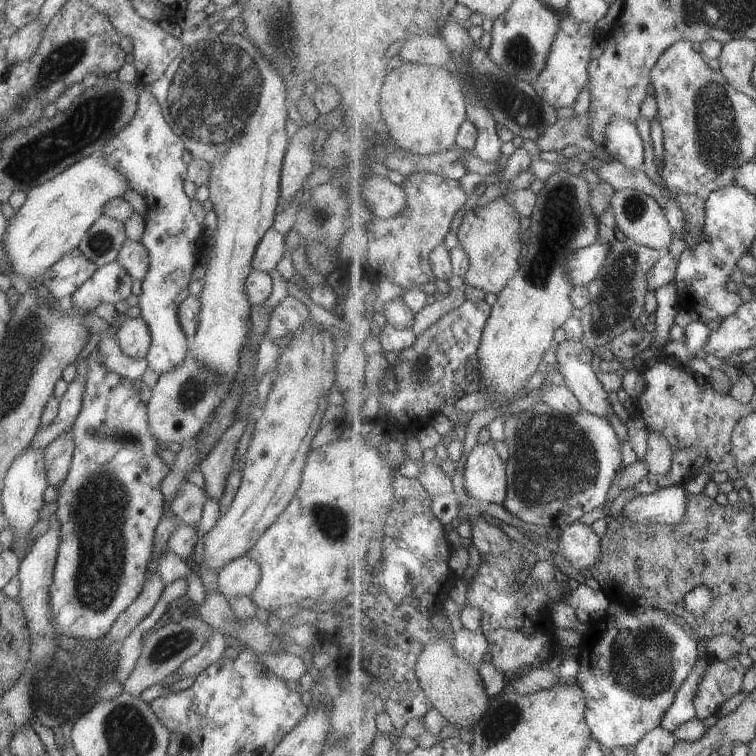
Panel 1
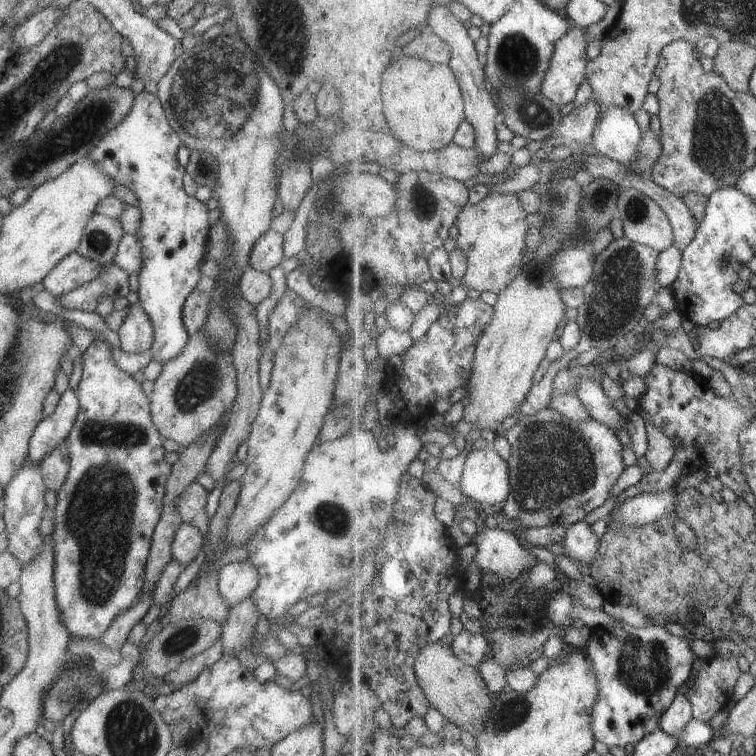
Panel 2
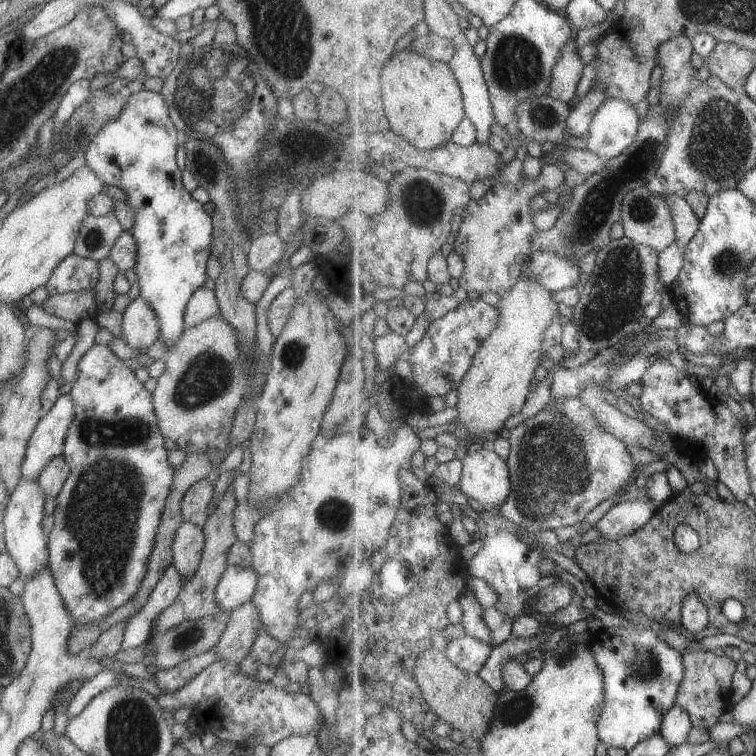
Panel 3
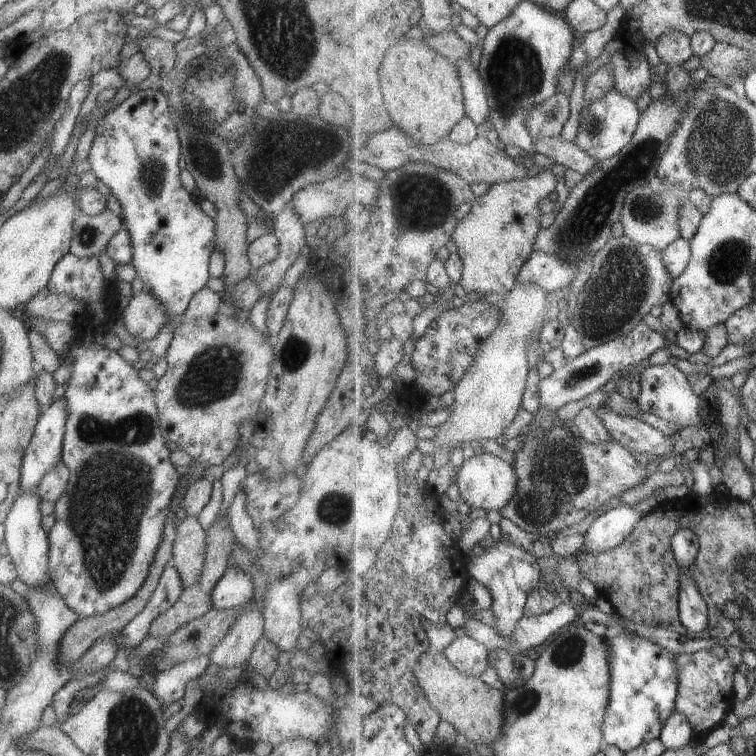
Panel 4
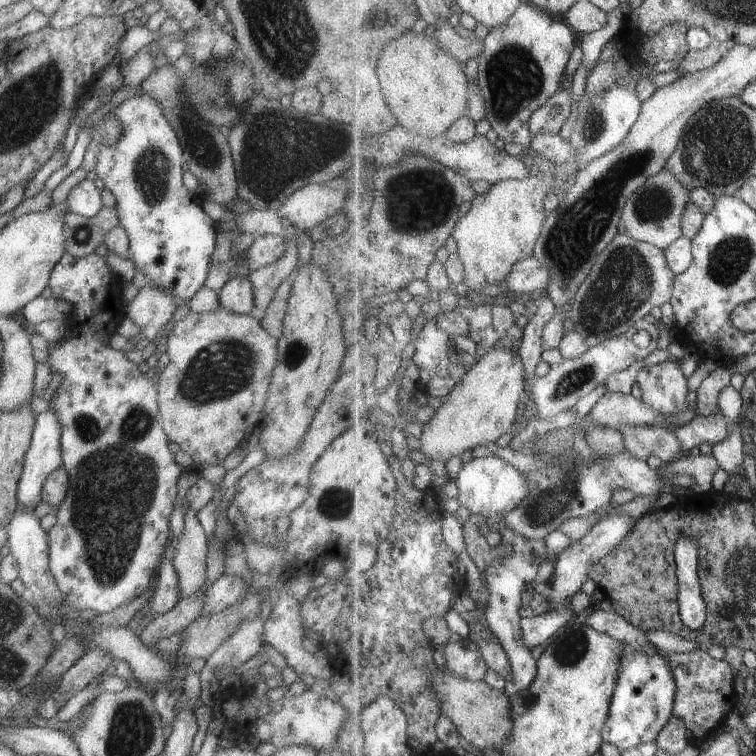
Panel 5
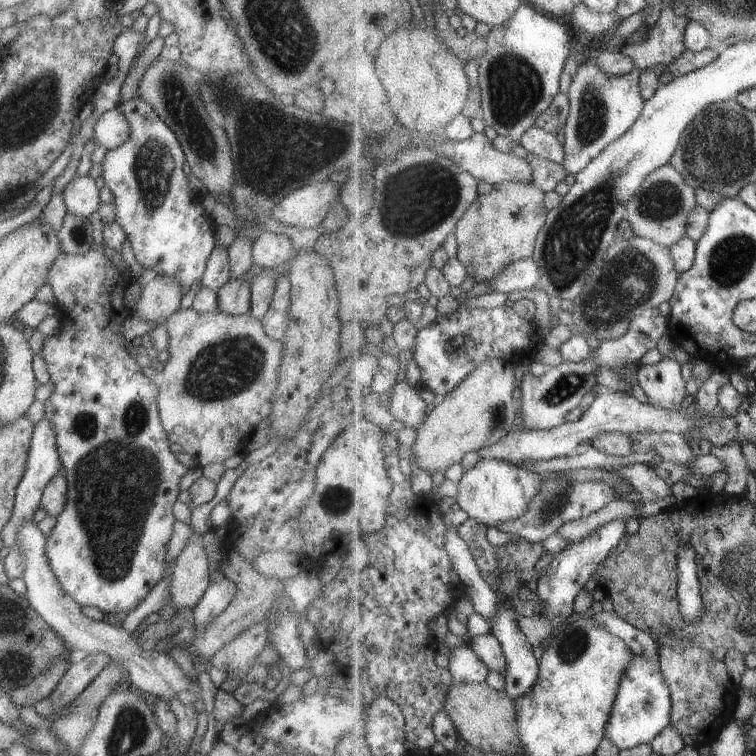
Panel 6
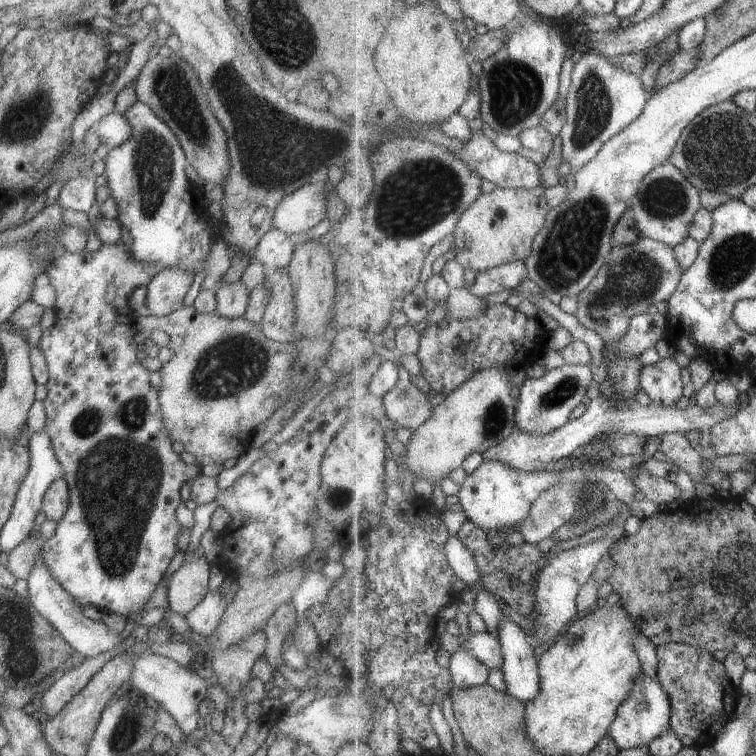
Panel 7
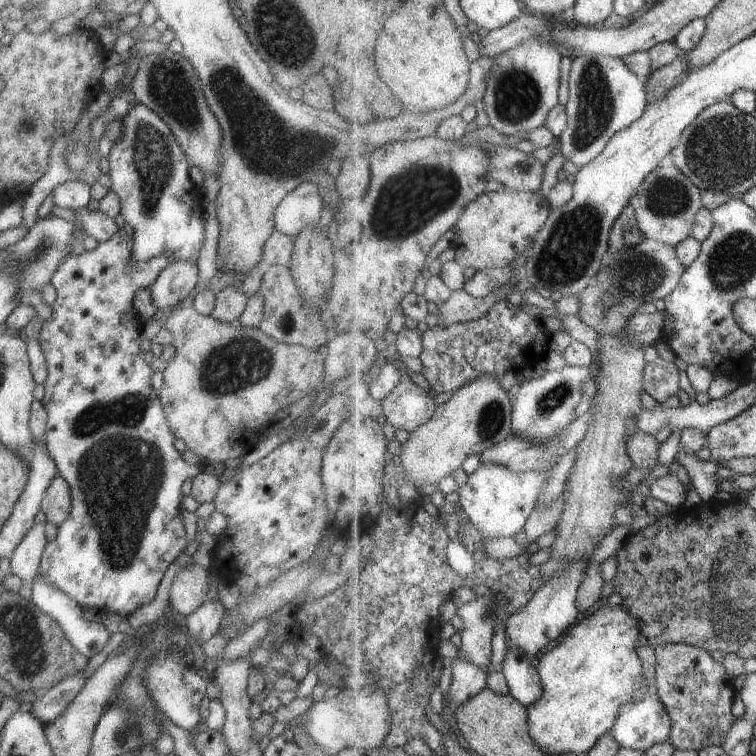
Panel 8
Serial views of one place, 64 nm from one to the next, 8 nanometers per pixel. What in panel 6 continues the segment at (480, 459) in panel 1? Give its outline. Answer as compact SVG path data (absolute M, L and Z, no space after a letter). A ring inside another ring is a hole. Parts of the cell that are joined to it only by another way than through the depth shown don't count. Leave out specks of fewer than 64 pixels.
M481 458L475 466L463 472L457 502L477 523L497 528L504 522L522 517L530 508L530 502L539 494L544 478L551 480L555 476L557 473L544 477L503 459Z

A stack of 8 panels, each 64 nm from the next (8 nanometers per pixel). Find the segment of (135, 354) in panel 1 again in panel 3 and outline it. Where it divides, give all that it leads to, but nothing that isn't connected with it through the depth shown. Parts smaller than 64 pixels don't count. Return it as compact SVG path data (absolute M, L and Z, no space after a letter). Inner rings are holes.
M138 295L122 314L122 340L130 348L144 352L159 334L158 318L147 301Z

